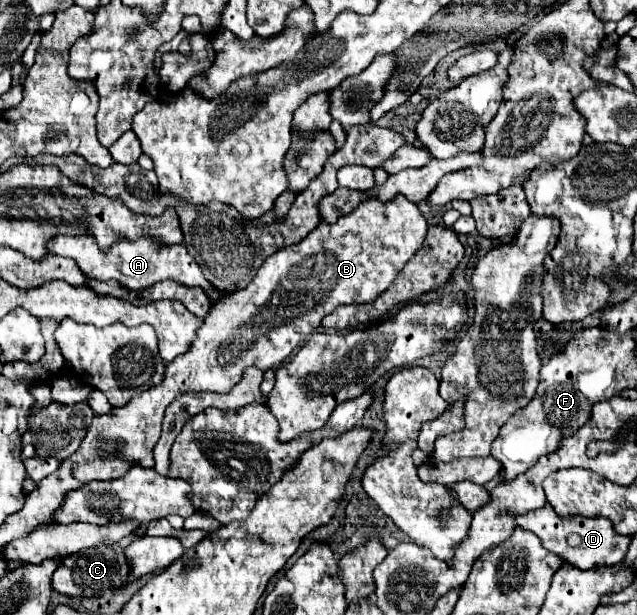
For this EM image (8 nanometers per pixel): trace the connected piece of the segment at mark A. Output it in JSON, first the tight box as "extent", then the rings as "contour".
{"extent":[49,235,221,301],"contour":[[[79,235],[79,237],[53,237],[53,241],[49,241],[49,251],[53,255],[61,255],[61,257],[69,257],[75,259],[79,269],[91,277],[91,279],[99,279],[99,281],[109,281],[115,279],[121,285],[125,285],[127,289],[133,291],[141,291],[147,289],[151,285],[155,285],[157,281],[163,279],[173,279],[179,281],[183,285],[199,285],[207,291],[207,295],[211,297],[211,301],[219,301],[221,293],[217,293],[203,277],[199,265],[195,263],[195,259],[187,253],[185,245],[157,245],[153,239],[139,239],[139,241],[117,241],[117,245],[111,245],[109,251],[101,251],[97,247],[97,243],[93,241],[93,237],[89,235]]]}

